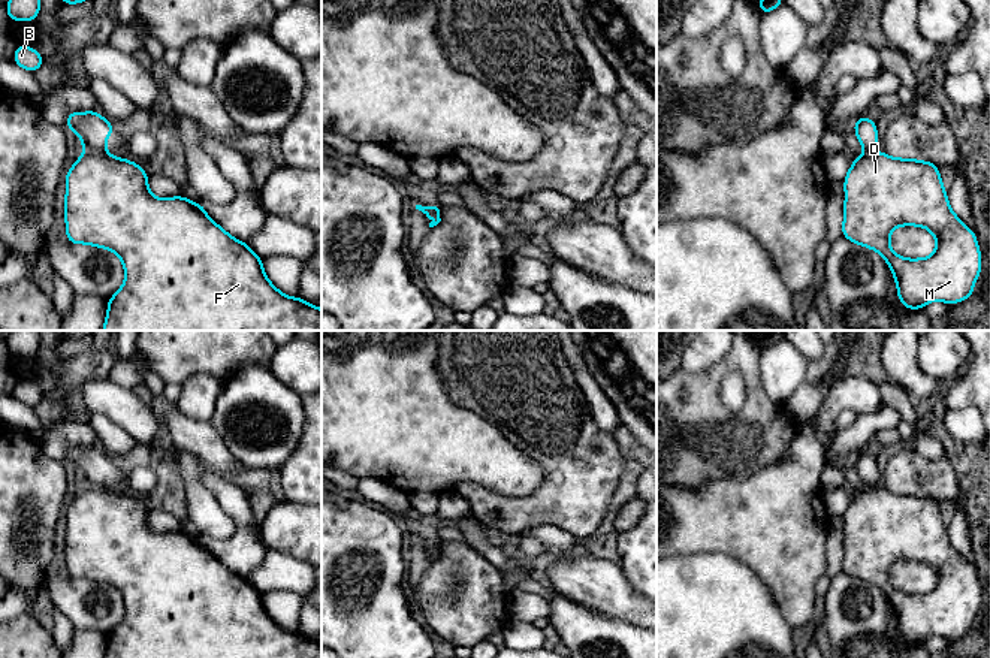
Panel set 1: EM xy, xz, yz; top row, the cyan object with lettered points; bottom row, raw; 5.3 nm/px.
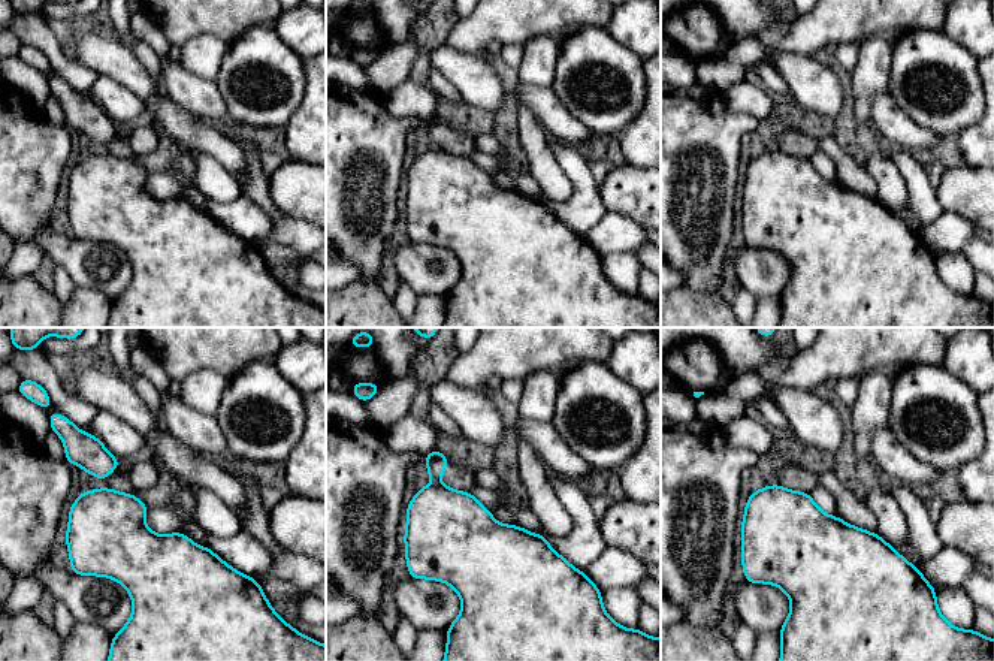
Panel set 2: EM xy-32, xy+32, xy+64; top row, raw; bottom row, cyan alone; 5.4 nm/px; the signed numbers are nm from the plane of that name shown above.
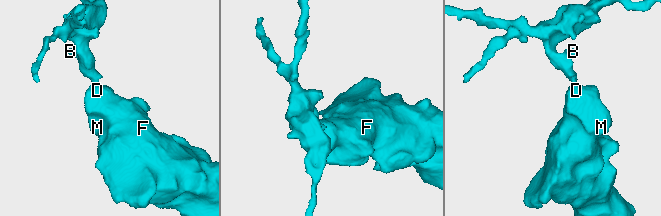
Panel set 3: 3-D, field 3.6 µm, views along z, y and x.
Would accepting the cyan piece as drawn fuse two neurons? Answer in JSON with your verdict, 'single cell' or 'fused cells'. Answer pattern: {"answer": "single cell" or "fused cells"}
{"answer": "fused cells"}

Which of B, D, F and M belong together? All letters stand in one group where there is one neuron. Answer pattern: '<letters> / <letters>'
B / D F M

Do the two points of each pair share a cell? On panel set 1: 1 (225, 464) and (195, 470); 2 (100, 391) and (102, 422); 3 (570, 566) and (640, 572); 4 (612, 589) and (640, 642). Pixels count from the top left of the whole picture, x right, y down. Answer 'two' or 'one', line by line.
1: two
2: two
3: two
4: two

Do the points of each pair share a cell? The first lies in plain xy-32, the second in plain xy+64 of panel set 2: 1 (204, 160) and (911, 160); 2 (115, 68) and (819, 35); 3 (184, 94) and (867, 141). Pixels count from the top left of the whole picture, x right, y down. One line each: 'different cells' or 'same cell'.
1: different cells
2: different cells
3: different cells

